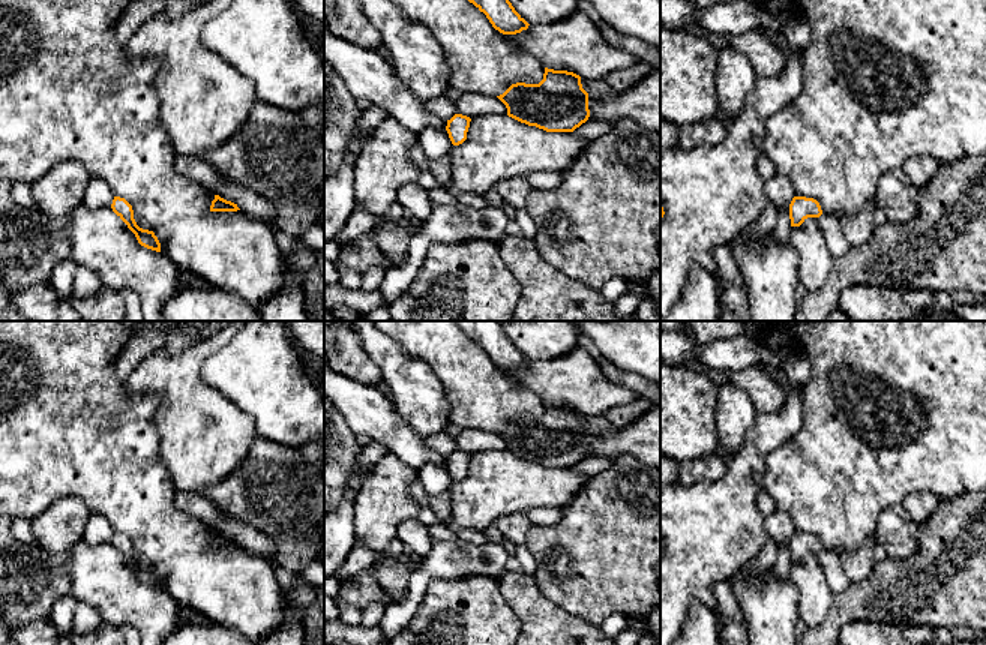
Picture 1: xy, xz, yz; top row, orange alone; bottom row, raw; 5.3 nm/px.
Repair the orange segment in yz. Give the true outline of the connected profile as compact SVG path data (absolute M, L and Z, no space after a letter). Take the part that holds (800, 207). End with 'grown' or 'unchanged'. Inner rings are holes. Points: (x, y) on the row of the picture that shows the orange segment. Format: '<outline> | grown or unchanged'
M794 196L789 204L791 226L800 226L807 218L816 218L824 232L828 250L834 258L845 255L849 250L840 222L837 218L827 214L813 198Z | grown

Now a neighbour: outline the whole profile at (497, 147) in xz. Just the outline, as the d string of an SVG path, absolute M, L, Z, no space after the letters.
M507 114L473 117L467 140L449 152L450 182L483 195L500 182L534 171L569 168L587 141L573 132L546 132Z

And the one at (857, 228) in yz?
M875 200L867 202L860 212L851 218L840 218L840 226L843 236L851 248L860 246L864 243L872 231L875 230L873 213L875 213Z

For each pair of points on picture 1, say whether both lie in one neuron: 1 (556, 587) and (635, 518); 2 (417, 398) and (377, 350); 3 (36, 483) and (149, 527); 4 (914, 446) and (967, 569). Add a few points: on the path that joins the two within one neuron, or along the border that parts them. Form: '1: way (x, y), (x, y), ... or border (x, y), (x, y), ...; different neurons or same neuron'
1: way (575, 569), (586, 564), (616, 534); same neuron
2: way (408, 386), (384, 362); same neuron
3: way (65, 483), (105, 483), (120, 498); same neuron
4: border (970, 491), (962, 491), (941, 501); different neurons

